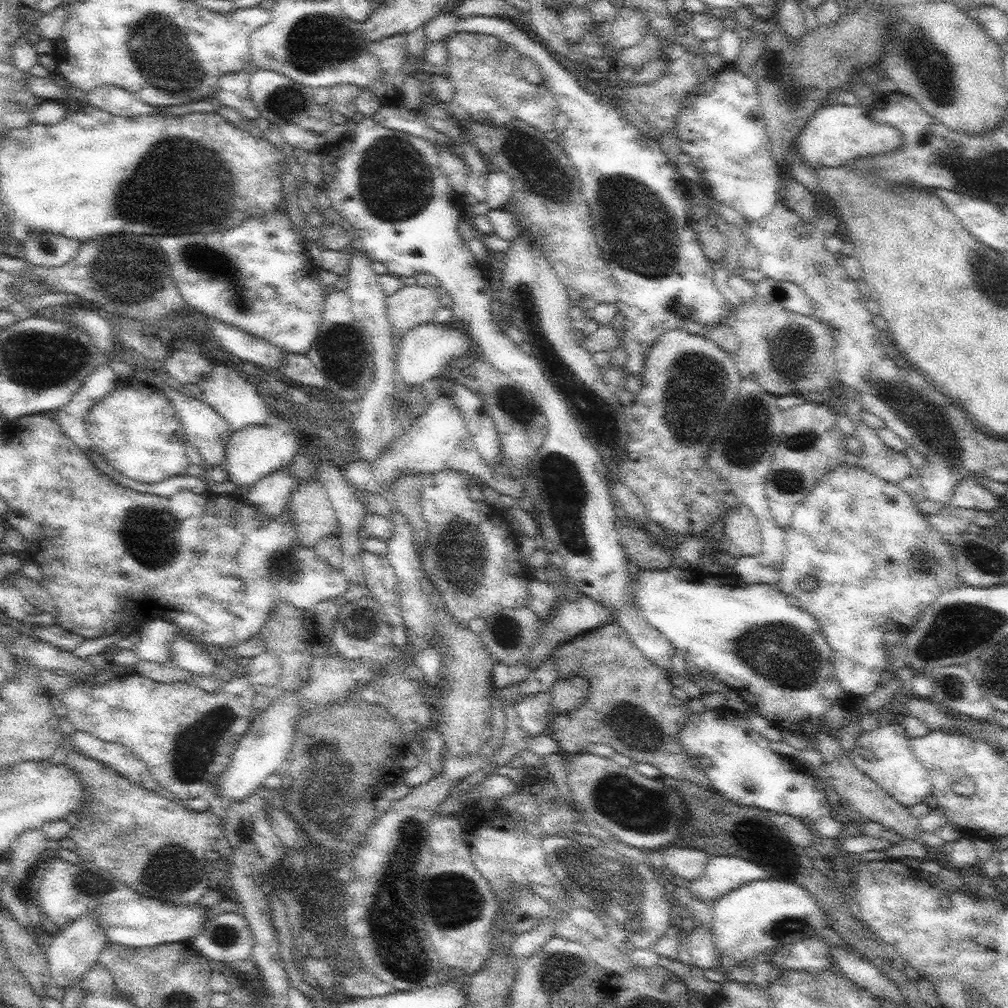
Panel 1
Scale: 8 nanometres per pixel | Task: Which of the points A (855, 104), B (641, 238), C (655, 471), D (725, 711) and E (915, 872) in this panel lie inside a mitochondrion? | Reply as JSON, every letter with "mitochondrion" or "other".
{"A":"other","B":"mitochondrion","C":"other","D":"other","E":"other"}

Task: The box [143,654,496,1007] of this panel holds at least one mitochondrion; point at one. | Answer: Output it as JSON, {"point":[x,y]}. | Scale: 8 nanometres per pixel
{"point":[393,915]}

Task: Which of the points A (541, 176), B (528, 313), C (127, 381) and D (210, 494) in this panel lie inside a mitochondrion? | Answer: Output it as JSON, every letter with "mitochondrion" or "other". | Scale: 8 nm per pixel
{"A":"mitochondrion","B":"other","C":"other","D":"other"}

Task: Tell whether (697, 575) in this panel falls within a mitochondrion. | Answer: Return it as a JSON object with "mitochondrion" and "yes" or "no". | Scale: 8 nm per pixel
{"mitochondrion":"no"}

